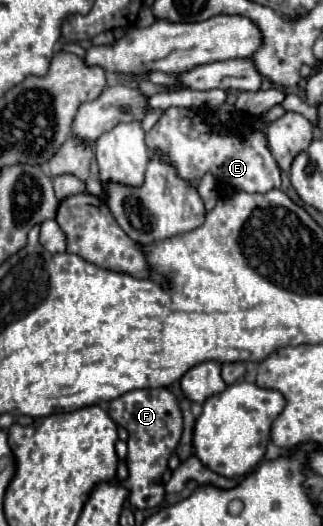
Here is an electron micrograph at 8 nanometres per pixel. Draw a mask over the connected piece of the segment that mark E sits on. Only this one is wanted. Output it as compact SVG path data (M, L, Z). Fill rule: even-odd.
M169 107L163 117L155 123L151 131L145 135L145 143L149 151L161 151L167 161L171 161L183 179L199 183L203 173L211 171L217 181L219 189L225 193L233 191L247 191L247 193L267 193L271 189L281 187L281 171L269 149L265 147L265 137L261 133L251 133L243 137L223 127L211 127L205 123L203 113L195 109L183 107Z

